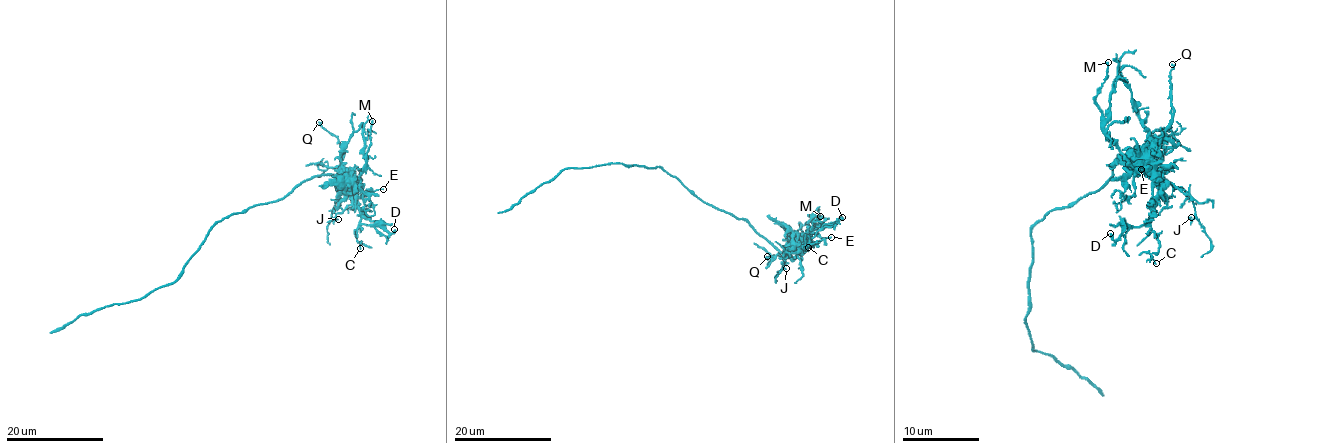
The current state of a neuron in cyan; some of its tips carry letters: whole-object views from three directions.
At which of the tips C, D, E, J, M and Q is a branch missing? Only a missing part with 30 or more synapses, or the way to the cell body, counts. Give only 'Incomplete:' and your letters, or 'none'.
Incomplete: none

